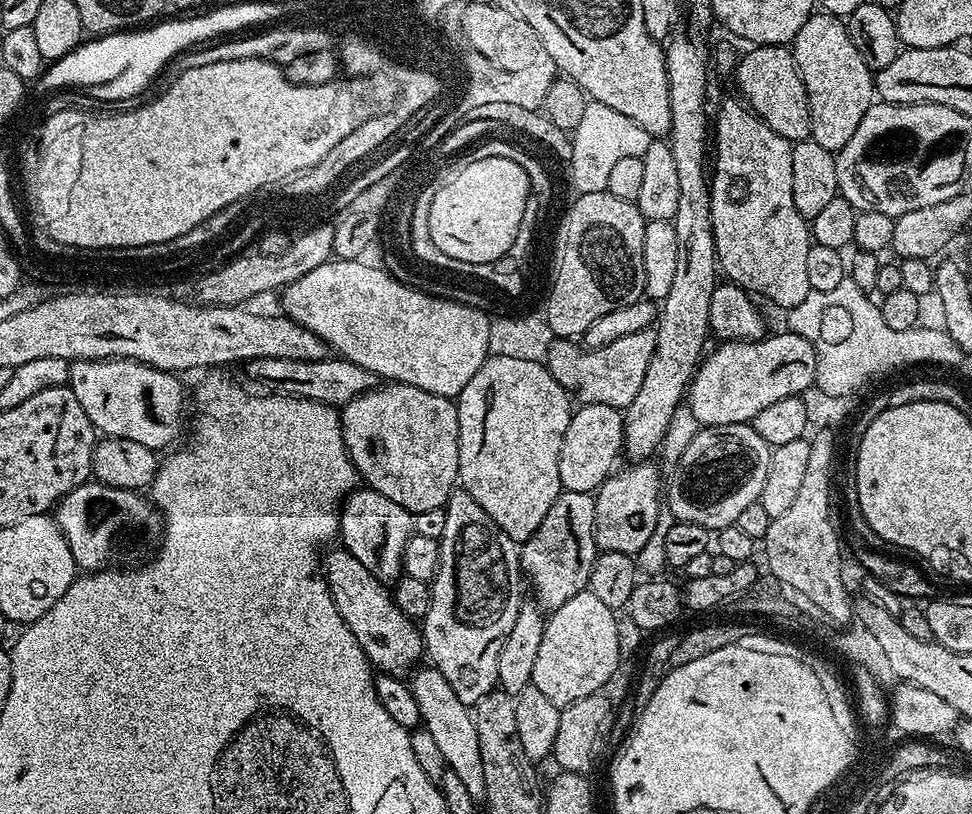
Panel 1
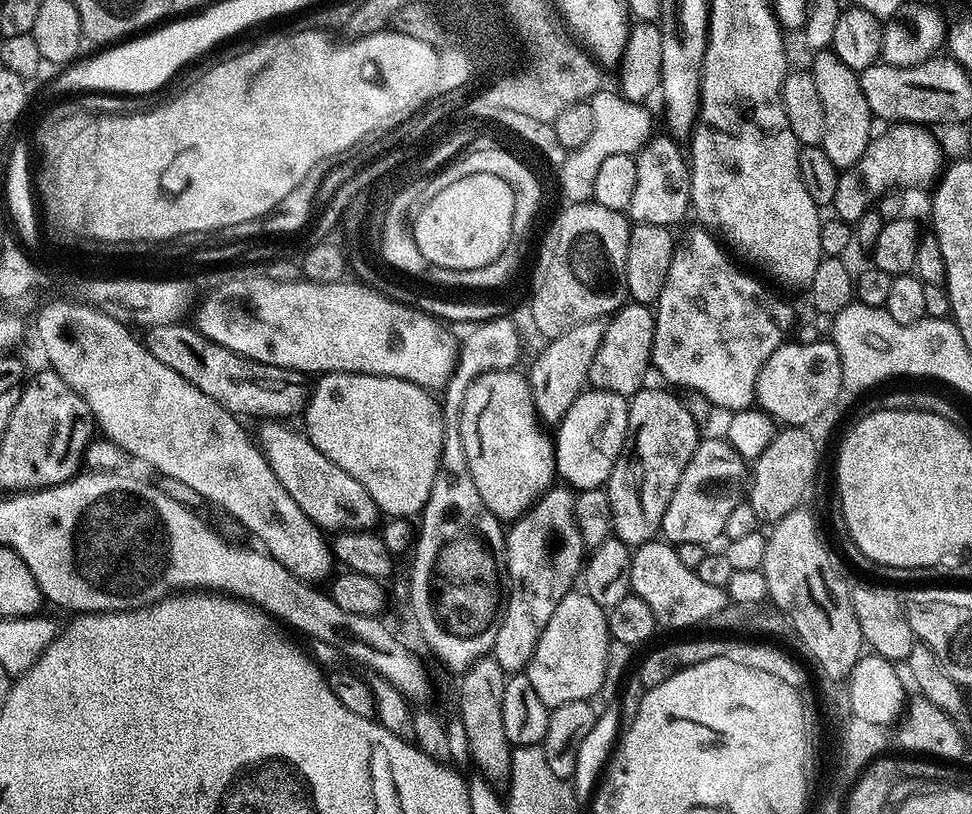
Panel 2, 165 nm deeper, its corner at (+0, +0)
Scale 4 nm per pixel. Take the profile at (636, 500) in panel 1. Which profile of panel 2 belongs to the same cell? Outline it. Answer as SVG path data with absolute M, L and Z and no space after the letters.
M645 386L628 400L628 436L606 485L612 504L611 527L616 528L615 539L629 546L657 539L678 478L682 478L682 470L686 470L690 458L694 458L702 439L701 425L687 403L680 401L675 391L664 388Z

